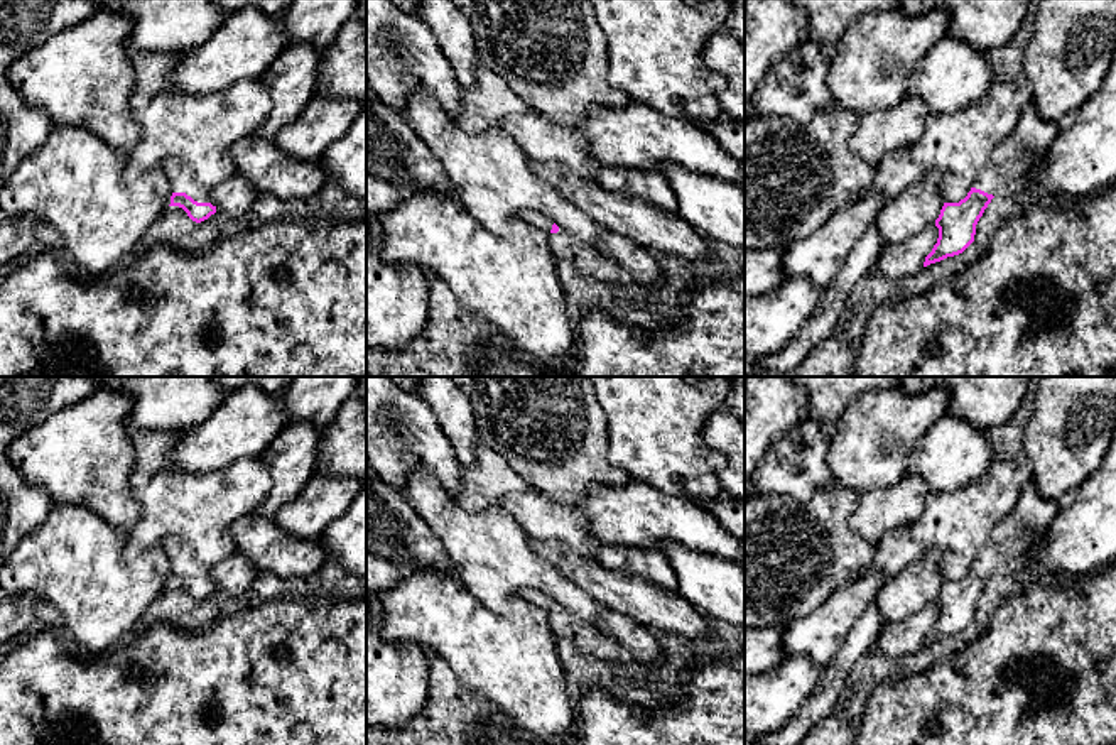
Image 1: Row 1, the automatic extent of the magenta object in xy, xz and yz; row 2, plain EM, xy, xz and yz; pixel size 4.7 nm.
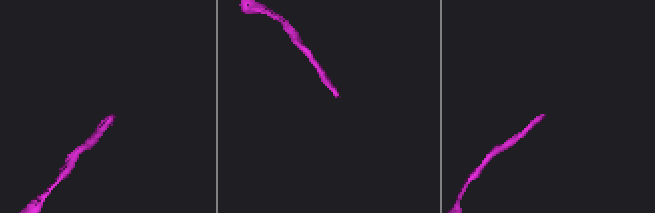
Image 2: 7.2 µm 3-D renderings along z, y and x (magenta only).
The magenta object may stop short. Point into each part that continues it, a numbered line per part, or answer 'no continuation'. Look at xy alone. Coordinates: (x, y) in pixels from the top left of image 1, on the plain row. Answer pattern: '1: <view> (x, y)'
1: xy (181, 558)

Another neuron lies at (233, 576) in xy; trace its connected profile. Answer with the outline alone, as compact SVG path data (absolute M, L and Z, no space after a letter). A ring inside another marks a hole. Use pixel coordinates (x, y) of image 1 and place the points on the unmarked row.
M235 552L211 568L211 583L219 593L241 596L250 591L260 574L243 554Z

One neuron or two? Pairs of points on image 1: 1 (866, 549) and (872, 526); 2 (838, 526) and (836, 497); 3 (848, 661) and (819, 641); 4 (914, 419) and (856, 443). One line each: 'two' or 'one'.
1: two
2: one
3: two
4: one

